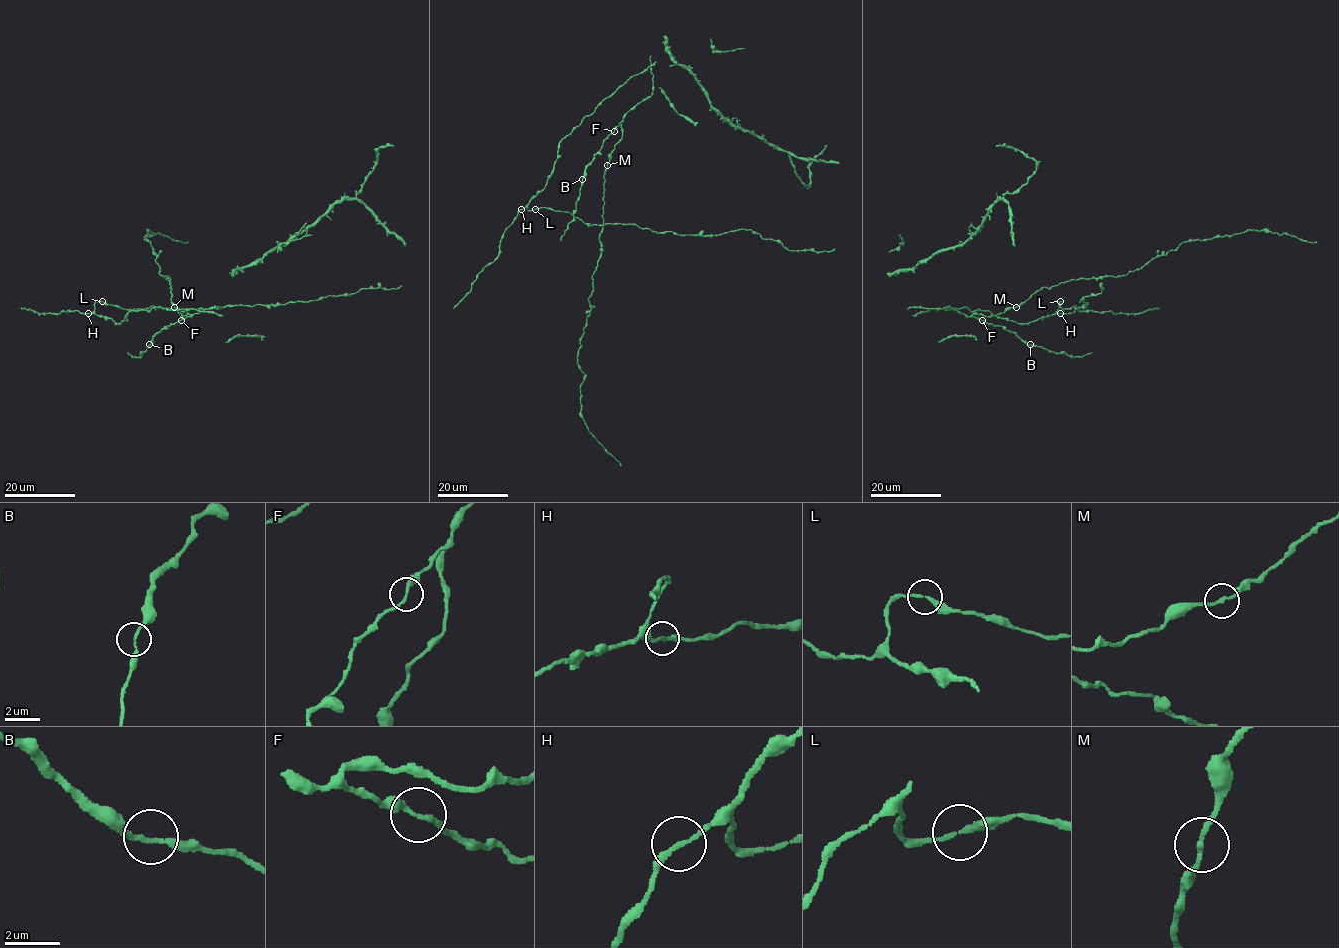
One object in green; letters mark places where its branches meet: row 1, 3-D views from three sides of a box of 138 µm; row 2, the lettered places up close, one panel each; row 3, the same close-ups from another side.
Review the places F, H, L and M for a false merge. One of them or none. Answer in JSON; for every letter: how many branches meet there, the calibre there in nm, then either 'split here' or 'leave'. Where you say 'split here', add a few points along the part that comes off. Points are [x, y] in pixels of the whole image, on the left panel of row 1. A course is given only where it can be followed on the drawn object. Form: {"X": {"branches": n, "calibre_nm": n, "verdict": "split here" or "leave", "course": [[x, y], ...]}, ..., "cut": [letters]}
{"F": {"branches": 2, "calibre_nm": 190, "verdict": "leave"}, "H": {"branches": 2, "calibre_nm": 190, "verdict": "leave"}, "L": {"branches": 2, "calibre_nm": 200, "verdict": "leave"}, "M": {"branches": 2, "calibre_nm": 190, "verdict": "leave"}, "cut": []}

